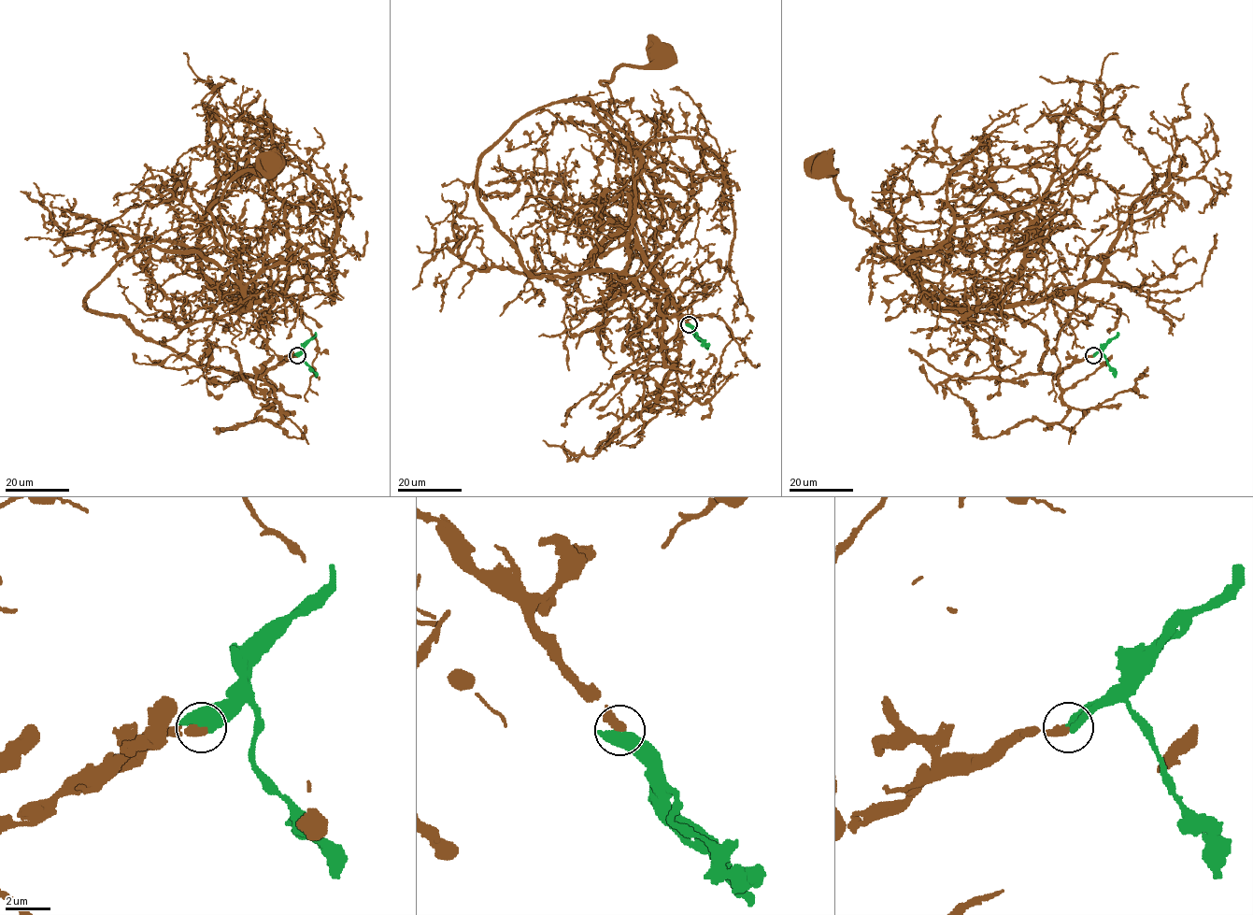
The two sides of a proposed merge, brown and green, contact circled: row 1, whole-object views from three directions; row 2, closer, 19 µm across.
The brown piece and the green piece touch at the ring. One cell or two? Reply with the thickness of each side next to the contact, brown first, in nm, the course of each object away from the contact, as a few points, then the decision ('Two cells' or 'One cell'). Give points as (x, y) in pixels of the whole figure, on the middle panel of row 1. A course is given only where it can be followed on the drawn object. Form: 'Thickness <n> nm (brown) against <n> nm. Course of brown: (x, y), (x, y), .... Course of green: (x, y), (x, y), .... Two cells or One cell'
Thickness 400 nm (brown) against 600 nm. Course of brown: (689, 324), (626, 276), (534, 277), (476, 186), (562, 101), (632, 150), (600, 82), (658, 52). Course of green: (689, 324), (696, 336), (708, 346). One cell

